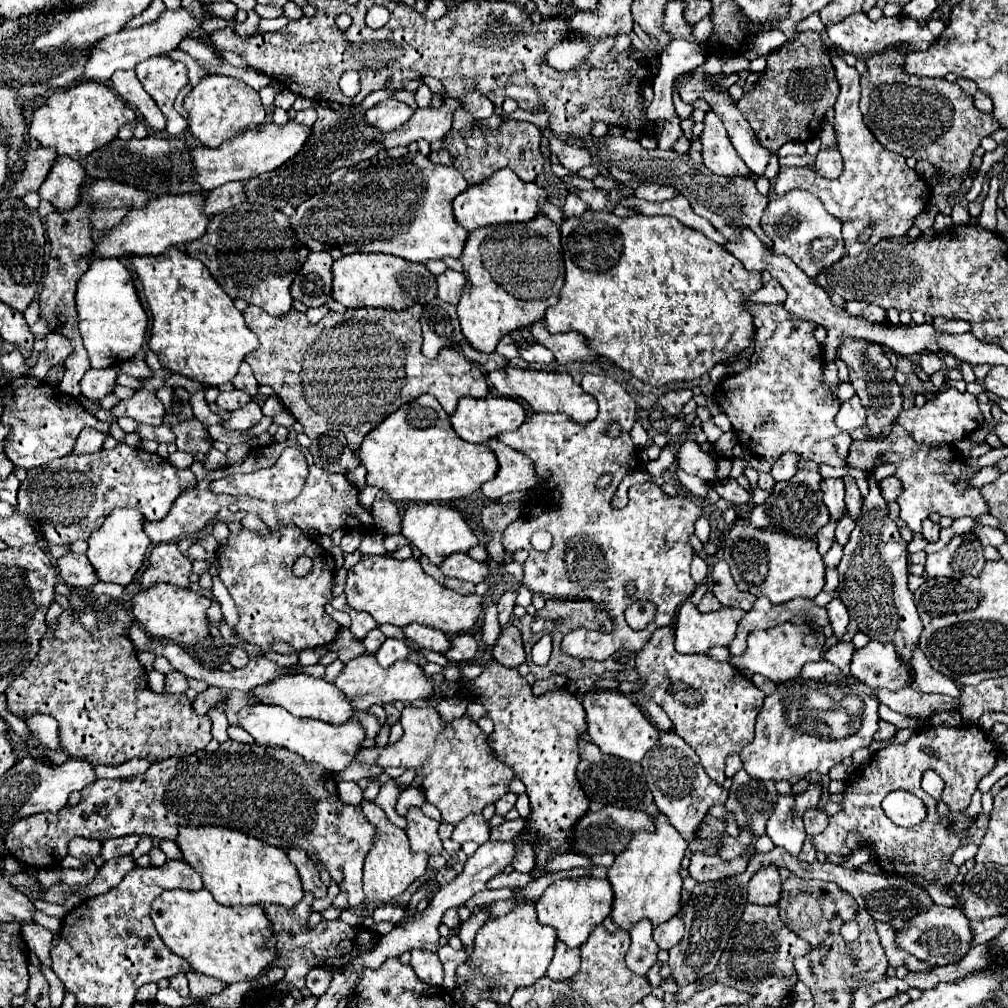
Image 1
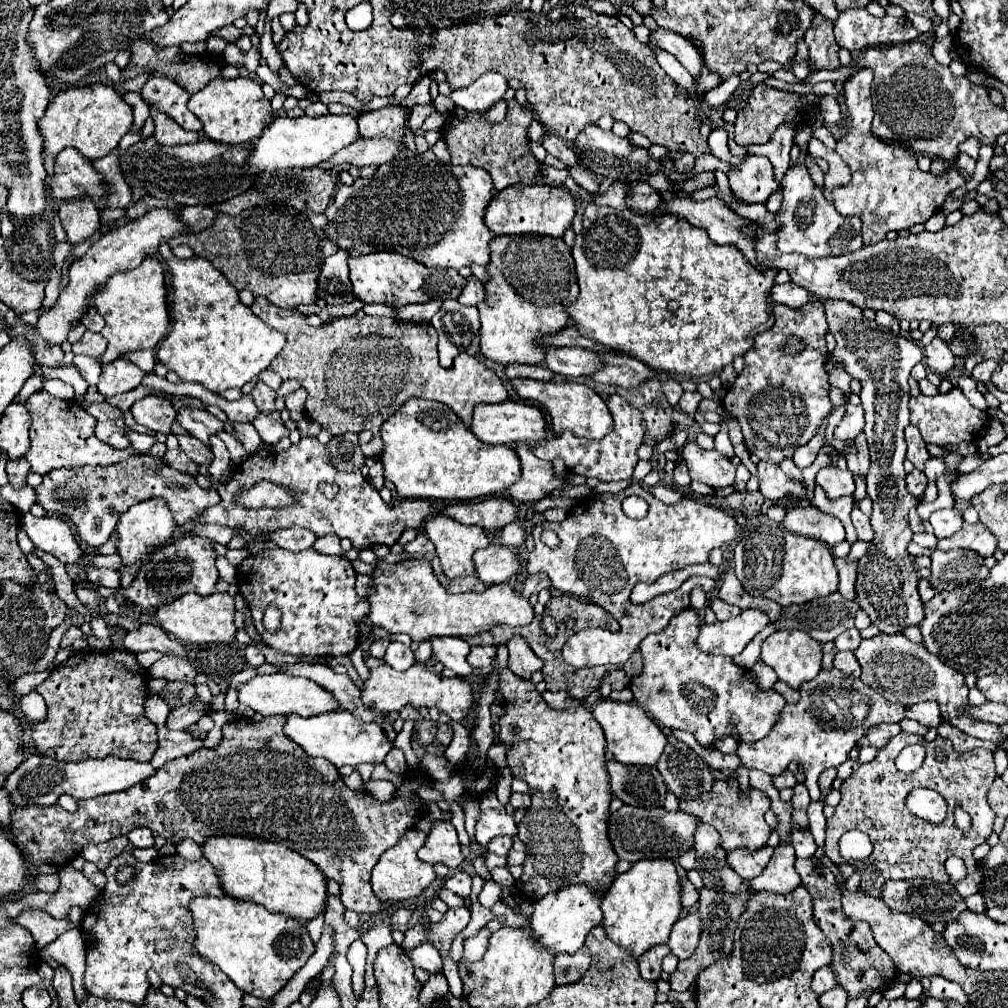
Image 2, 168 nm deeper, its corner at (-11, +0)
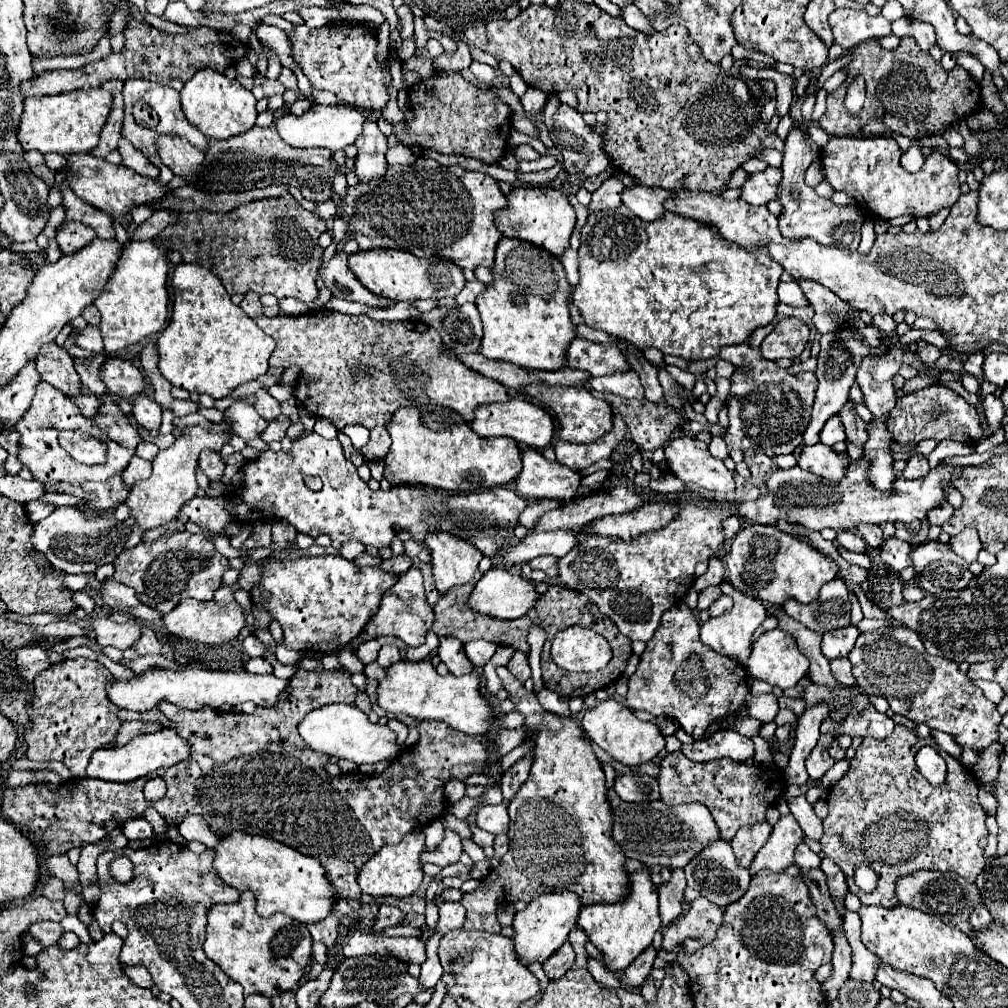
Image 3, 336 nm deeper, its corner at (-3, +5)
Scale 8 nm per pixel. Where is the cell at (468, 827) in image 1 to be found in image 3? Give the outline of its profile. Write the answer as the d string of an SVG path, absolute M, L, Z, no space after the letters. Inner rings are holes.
M487 805L487 807L479 807L475 813L475 823L479 829L485 829L493 835L499 833L507 833L509 827L509 815L507 815L507 805Z

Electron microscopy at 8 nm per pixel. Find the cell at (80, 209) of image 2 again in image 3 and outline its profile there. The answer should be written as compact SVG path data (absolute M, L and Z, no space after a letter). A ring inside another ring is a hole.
M63 221L61 227L57 229L57 235L55 235L55 239L57 239L57 243L65 255L79 251L93 237L95 237L95 231L91 227L87 227L85 223L79 223L79 221Z

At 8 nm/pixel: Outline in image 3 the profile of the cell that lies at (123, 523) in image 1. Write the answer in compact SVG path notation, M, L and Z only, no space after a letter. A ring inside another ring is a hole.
M223 421L221 425L213 425L211 429L203 429L203 427L187 427L181 437L177 437L177 441L165 449L159 451L157 457L153 459L153 473L149 479L145 481L137 481L129 493L129 497L125 499L125 505L131 509L131 517L137 521L137 525L141 529L153 529L153 527L161 527L167 525L169 521L173 521L179 513L179 507L191 499L199 485L195 481L195 469L197 469L197 459L199 453L203 449L213 449L219 451L223 447L225 441L229 441L229 431L231 427L227 427L227 421Z

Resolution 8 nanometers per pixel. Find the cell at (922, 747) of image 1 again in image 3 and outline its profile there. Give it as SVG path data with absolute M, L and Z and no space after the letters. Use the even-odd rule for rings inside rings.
M897 725L883 741L863 739L851 759L849 771L827 795L829 815L823 819L825 833L819 841L821 851L841 867L847 875L849 891L855 893L863 905L895 907L895 881L913 871L953 871L973 883L987 863L979 847L979 839L987 837L987 815L977 799L977 779L959 759L943 755L947 779L939 787L931 785L915 771L915 755L923 745L935 747L941 755L941 747L931 737L917 739L915 731L903 725ZM859 863L873 867L879 877L873 893L861 891L853 881L853 871Z

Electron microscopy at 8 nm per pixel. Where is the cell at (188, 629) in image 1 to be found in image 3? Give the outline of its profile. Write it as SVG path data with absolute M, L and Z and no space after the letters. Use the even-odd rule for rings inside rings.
M219 587L211 601L181 599L181 603L173 611L163 615L163 623L175 637L211 645L211 643L233 641L239 635L239 631L245 627L245 617L243 617L241 605L233 597L233 591L229 587Z

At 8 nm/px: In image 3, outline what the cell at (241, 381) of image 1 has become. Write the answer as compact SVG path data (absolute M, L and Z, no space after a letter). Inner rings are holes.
M259 389L259 391L255 393L255 403L253 403L253 407L255 407L255 411L257 411L263 419L267 419L267 421L277 419L277 417L281 415L281 411L279 411L279 401L273 399L273 397L267 393L267 389Z

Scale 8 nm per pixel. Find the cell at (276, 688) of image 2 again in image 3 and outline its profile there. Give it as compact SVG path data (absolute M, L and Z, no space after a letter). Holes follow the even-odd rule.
M147 669L141 675L137 675L133 681L115 681L107 685L109 699L131 711L149 711L157 707L161 699L171 701L185 709L199 709L203 705L219 707L221 703L229 705L241 705L245 701L253 701L259 707L271 709L279 703L279 697L287 691L289 681L279 679L273 673L271 675L255 675L249 671L205 671L205 669L181 669L181 671L169 671L169 669Z

